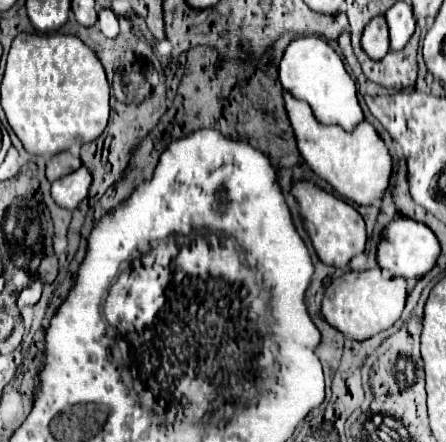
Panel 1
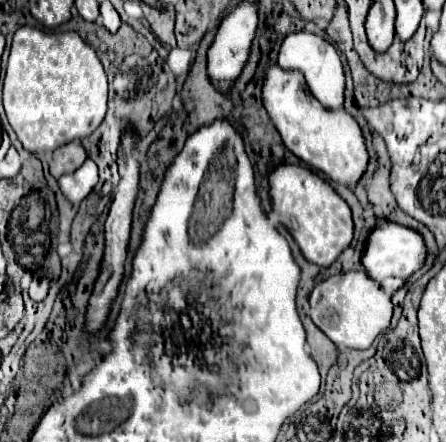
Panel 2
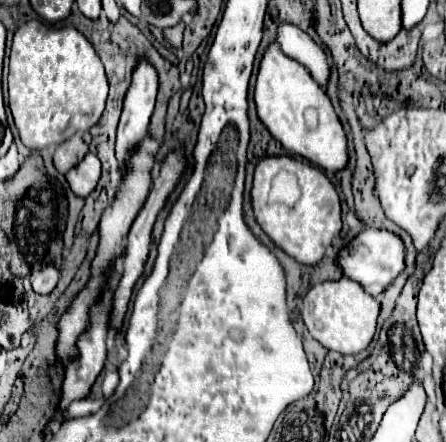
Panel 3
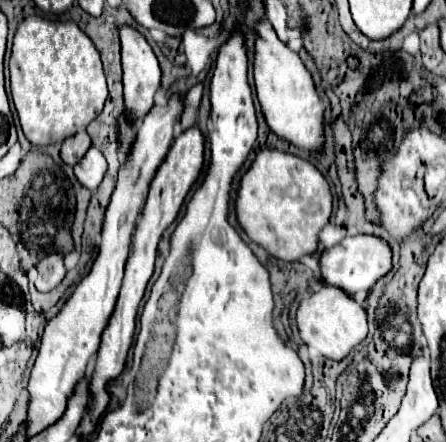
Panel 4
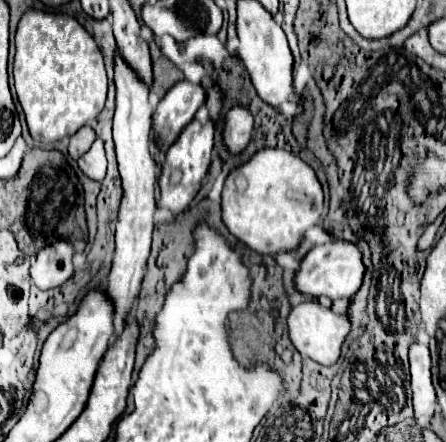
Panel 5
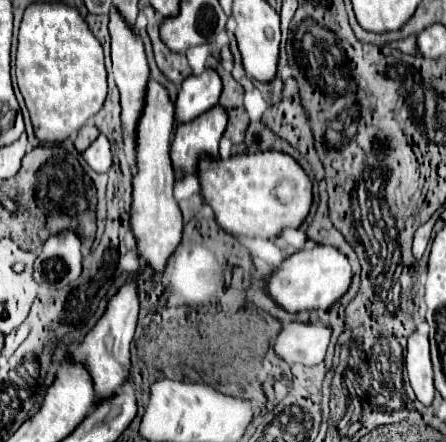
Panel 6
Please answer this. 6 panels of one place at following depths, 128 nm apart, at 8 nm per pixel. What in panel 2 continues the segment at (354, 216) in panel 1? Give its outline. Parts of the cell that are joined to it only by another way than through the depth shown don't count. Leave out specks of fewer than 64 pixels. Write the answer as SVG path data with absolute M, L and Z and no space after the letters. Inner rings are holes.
M280 164L270 174L270 196L274 204L274 220L282 222L294 236L306 260L316 266L332 266L336 258L350 246L354 238L354 220L350 206L334 192L334 188L304 166Z

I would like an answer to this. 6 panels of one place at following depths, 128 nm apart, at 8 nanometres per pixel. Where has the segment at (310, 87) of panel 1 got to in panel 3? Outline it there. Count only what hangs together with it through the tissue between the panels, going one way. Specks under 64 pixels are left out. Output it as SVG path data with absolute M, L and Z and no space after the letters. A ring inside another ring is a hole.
M282 24L278 28L278 44L288 58L306 66L310 76L320 86L324 86L324 88L328 86L332 62L330 62L326 50L320 44L316 44L304 30L300 30L292 24Z

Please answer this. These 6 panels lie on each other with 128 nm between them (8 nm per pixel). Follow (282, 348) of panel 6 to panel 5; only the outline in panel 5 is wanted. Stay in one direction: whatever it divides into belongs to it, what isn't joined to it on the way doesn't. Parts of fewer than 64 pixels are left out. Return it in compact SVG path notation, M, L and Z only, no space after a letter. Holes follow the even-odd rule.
M306 300L292 308L292 312L288 316L288 332L290 332L290 340L292 340L294 348L302 356L308 356L324 366L332 366L338 362L342 344L346 342L348 334L352 332L352 322L350 322L348 314L336 314L332 310L332 306L326 306L318 300Z

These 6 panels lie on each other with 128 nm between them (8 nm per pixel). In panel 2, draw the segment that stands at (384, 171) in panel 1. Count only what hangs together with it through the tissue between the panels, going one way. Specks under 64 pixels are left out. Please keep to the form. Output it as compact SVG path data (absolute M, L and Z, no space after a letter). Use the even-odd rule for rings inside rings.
M278 64L266 72L262 86L264 106L280 132L286 148L298 156L306 166L324 174L328 180L354 188L368 170L368 148L362 136L360 124L344 112L326 110L308 90L304 76L300 72L282 70Z

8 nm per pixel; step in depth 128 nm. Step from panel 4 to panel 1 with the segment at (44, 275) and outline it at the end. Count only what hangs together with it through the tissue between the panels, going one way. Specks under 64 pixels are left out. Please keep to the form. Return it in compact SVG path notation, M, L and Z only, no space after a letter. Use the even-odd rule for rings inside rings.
M36 279L20 292L20 300L27 305L35 305L42 294L43 283Z

